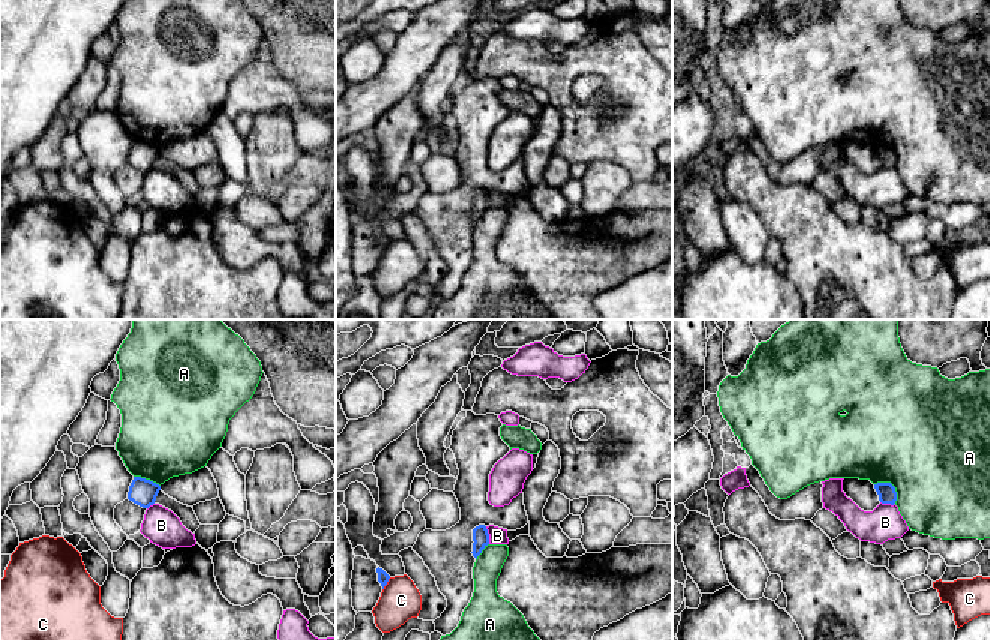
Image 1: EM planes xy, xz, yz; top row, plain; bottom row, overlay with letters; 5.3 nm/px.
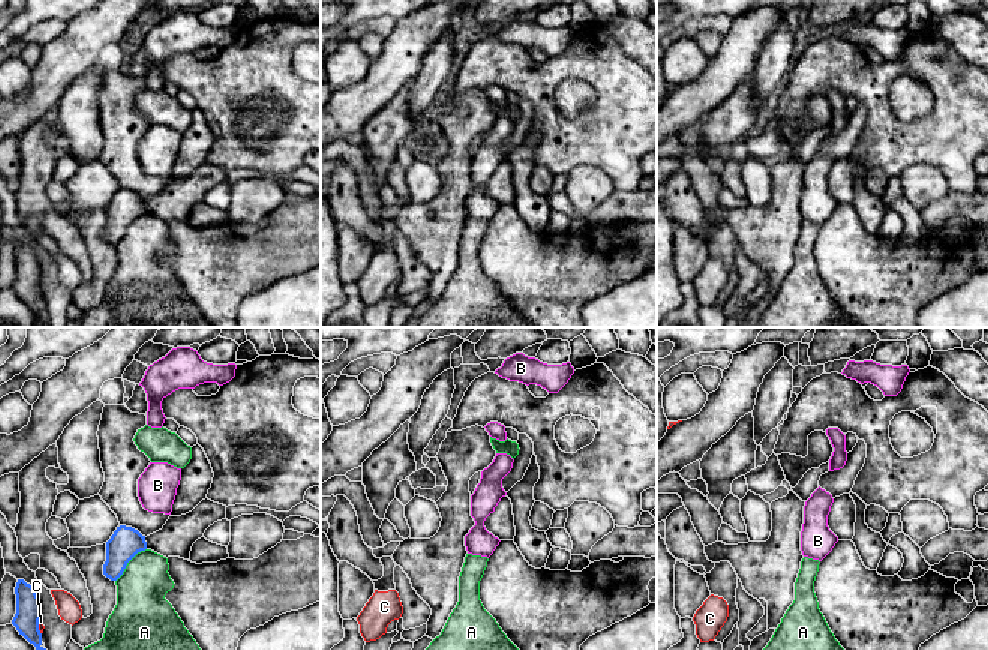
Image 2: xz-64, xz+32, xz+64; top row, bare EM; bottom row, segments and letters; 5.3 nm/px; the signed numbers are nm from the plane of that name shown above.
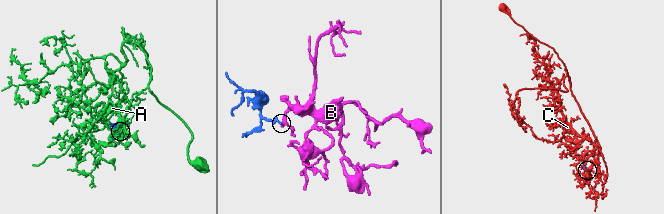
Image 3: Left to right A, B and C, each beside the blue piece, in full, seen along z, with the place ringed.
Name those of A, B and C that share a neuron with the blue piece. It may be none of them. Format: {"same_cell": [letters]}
{"same_cell": []}

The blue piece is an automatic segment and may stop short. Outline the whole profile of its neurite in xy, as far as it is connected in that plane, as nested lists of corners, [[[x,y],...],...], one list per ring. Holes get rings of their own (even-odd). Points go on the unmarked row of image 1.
[[[134,141],[129,150],[128,163],[142,172],[148,172],[154,168],[159,154],[159,148],[141,141]]]

